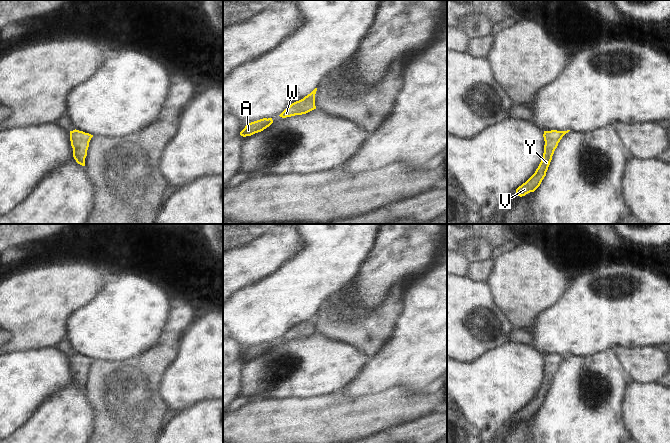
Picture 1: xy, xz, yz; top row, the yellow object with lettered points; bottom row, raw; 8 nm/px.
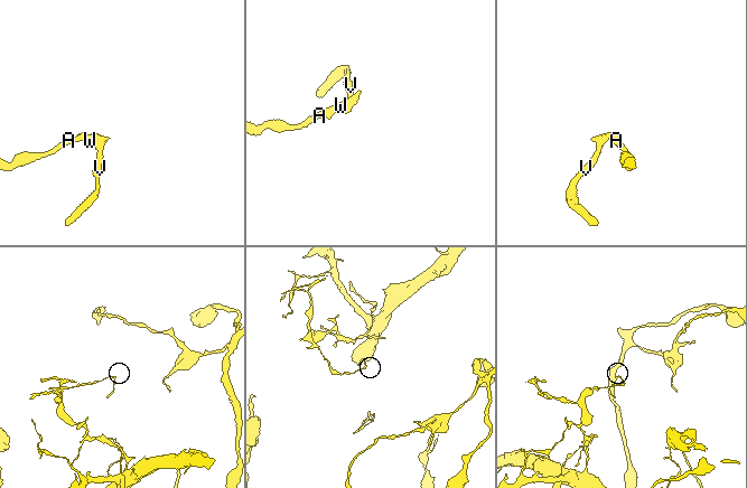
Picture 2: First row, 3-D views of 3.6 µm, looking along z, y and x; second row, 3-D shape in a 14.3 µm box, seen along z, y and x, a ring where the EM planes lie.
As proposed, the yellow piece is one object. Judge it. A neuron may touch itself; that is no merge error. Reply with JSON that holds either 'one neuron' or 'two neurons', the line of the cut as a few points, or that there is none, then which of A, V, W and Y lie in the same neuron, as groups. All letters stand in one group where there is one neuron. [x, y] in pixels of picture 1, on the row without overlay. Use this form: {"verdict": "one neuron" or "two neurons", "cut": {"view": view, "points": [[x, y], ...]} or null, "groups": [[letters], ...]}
{"verdict": "one neuron", "cut": null, "groups": [["A", "V", "W", "Y"]]}

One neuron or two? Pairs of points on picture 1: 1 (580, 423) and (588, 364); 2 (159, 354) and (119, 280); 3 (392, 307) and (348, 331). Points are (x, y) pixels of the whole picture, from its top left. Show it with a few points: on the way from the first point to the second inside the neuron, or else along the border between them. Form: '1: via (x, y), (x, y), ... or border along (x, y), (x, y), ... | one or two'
1: via (583, 408), (586, 379) | one
2: border along (155, 346), (134, 358) | two
3: via (381, 318), (368, 331), (359, 331) | one

